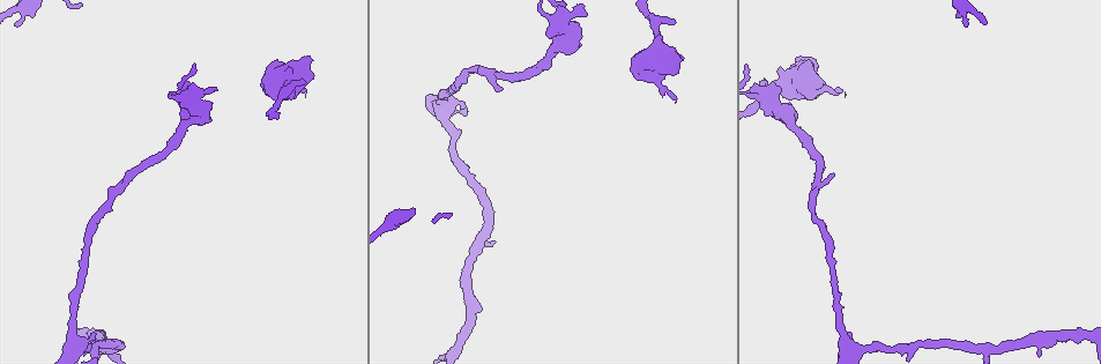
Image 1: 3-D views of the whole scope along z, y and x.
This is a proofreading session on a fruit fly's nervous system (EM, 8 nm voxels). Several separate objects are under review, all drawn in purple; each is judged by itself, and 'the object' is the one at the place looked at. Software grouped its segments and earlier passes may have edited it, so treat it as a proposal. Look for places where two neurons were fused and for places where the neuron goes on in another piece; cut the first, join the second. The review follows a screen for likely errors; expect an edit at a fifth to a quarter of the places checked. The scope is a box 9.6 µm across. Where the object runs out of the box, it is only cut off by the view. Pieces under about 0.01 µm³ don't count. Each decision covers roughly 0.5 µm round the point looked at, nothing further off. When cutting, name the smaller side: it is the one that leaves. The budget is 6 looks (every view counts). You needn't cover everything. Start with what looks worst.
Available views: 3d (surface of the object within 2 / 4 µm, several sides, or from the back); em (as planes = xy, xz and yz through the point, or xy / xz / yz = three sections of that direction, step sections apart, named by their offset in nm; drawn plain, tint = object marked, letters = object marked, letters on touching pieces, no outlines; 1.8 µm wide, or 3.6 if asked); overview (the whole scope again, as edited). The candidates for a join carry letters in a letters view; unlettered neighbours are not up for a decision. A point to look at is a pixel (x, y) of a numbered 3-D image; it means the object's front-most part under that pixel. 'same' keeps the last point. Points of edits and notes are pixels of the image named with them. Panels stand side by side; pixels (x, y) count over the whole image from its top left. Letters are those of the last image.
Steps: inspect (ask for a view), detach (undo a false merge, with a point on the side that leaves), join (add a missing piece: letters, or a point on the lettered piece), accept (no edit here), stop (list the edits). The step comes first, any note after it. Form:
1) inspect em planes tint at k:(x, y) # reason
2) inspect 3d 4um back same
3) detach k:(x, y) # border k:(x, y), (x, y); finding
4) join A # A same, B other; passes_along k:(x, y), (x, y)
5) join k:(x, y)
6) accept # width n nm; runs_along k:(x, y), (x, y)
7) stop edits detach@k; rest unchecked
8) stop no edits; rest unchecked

inspect 3d 4um at 1:(671, 18) # free end

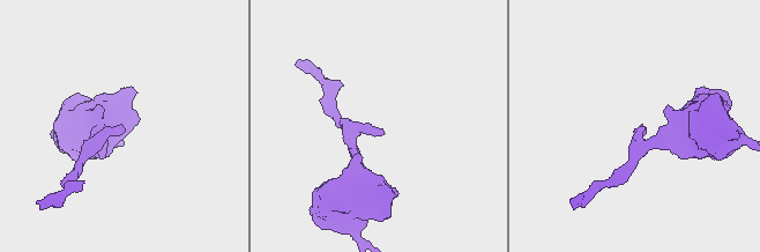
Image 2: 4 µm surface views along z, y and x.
inspect em 3.6um xy step 4 letters at 2:(381, 129)

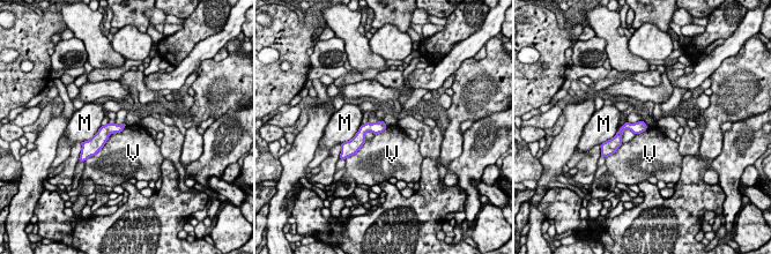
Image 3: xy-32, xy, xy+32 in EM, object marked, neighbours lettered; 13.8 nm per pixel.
accept # width 130 nm; M other, V other; border 3:(109, 137), (96, 154); no lettered piece goes on from it

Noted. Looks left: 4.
inspect 3d 2um at 1:(846, 95)

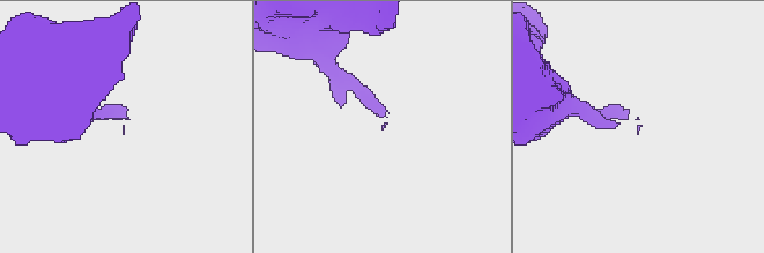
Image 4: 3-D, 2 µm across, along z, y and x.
inspect em planes letters at 4:(386, 123) # now the EM

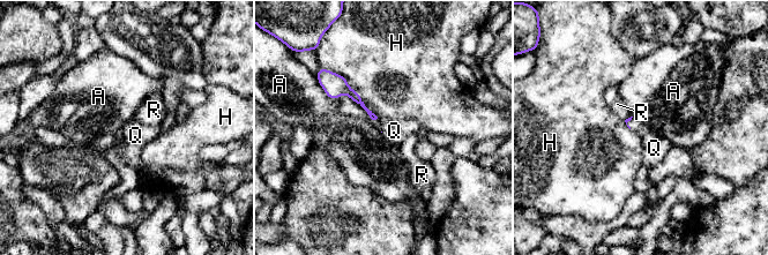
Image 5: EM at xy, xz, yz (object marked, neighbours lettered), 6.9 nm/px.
join Q # A other, H other, Q same, R other; passes_along 5:(353, 95), (378, 120), (394, 130); the neuron continues

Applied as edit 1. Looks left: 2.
inspect em planes letters at 1:(966, 27) # branch stops here

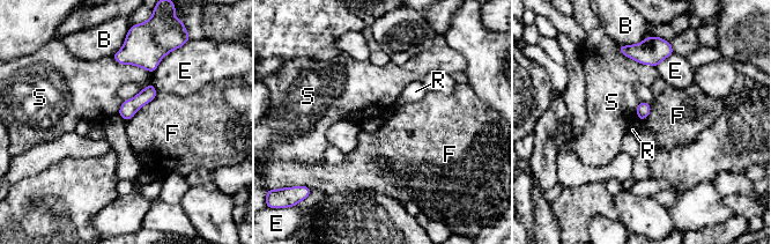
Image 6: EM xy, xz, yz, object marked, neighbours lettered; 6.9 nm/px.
accept # width 100 nm; B other, E other, F other, R other, S other; border 6:(157, 93), (126, 120); none of them fits

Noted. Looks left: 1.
stop edits join@5; rest unchecked

